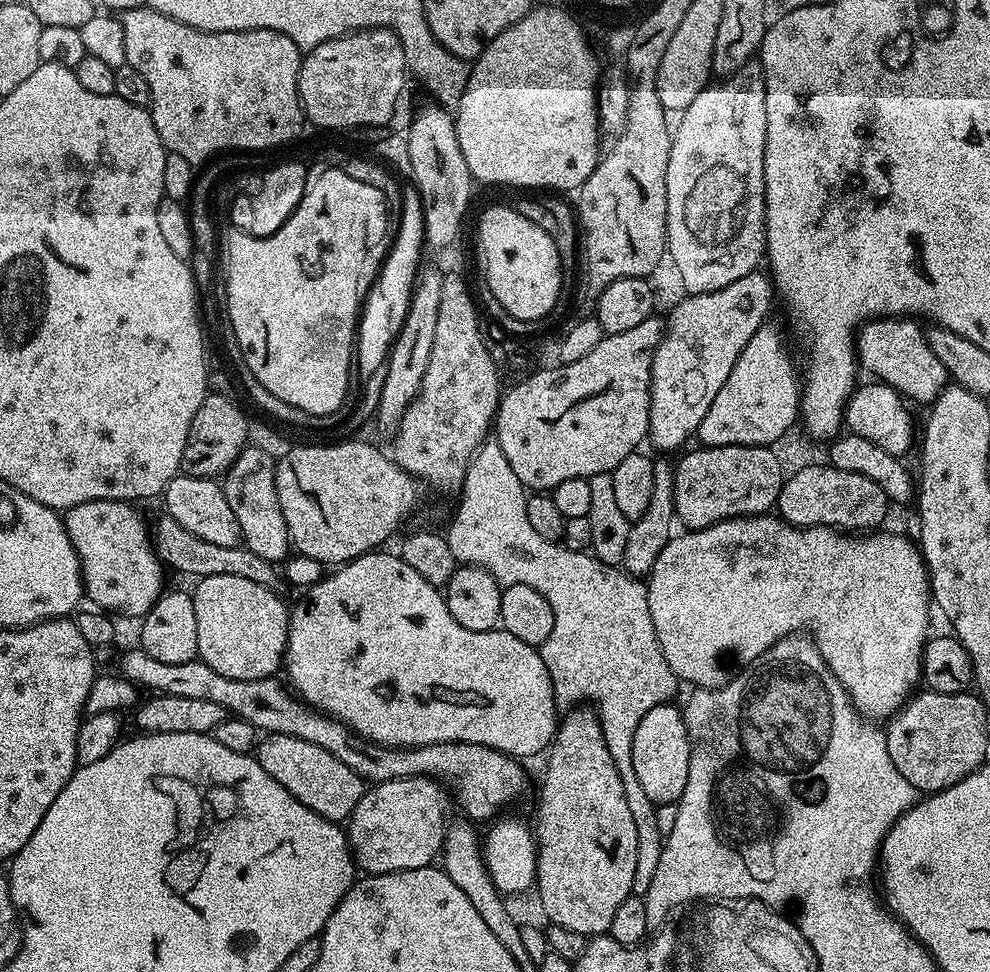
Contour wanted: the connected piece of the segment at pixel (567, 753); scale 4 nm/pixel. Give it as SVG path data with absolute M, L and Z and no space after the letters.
M577 706L563 713L556 735L547 749L548 765L540 784L540 805L536 808L536 883L540 908L548 915L548 924L557 924L586 938L603 936L622 902L632 895L631 882L637 857L638 839L622 778L614 767L614 758L606 750L600 716L591 706Z

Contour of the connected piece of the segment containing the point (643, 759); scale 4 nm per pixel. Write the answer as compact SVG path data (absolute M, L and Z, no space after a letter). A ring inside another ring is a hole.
M669 702L654 706L654 710L647 712L646 718L638 722L638 730L634 730L634 775L650 802L656 806L675 805L686 790L686 778L690 774L692 743L688 737L688 728L684 724L684 713L674 705L675 703Z

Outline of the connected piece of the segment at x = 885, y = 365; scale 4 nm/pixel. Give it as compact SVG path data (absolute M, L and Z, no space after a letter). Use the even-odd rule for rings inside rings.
M881 318L861 324L856 334L856 355L869 377L888 384L909 401L917 400L923 406L931 405L942 389L947 388L950 377L946 366L938 362L938 354L930 350L925 329L919 328L912 318Z

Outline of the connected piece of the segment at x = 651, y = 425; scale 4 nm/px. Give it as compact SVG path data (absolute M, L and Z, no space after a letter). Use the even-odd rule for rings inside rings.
M762 270L751 272L738 278L722 290L703 292L700 295L690 294L683 297L666 318L664 335L655 350L652 363L652 385L650 386L650 422L648 423L647 439L652 440L660 452L671 454L675 448L683 449L689 439L695 437L698 426L702 426L702 418L706 418L706 410L714 402L718 390L730 378L730 370L734 370L734 362L745 348L746 343L757 333L765 320L776 292L771 277Z

